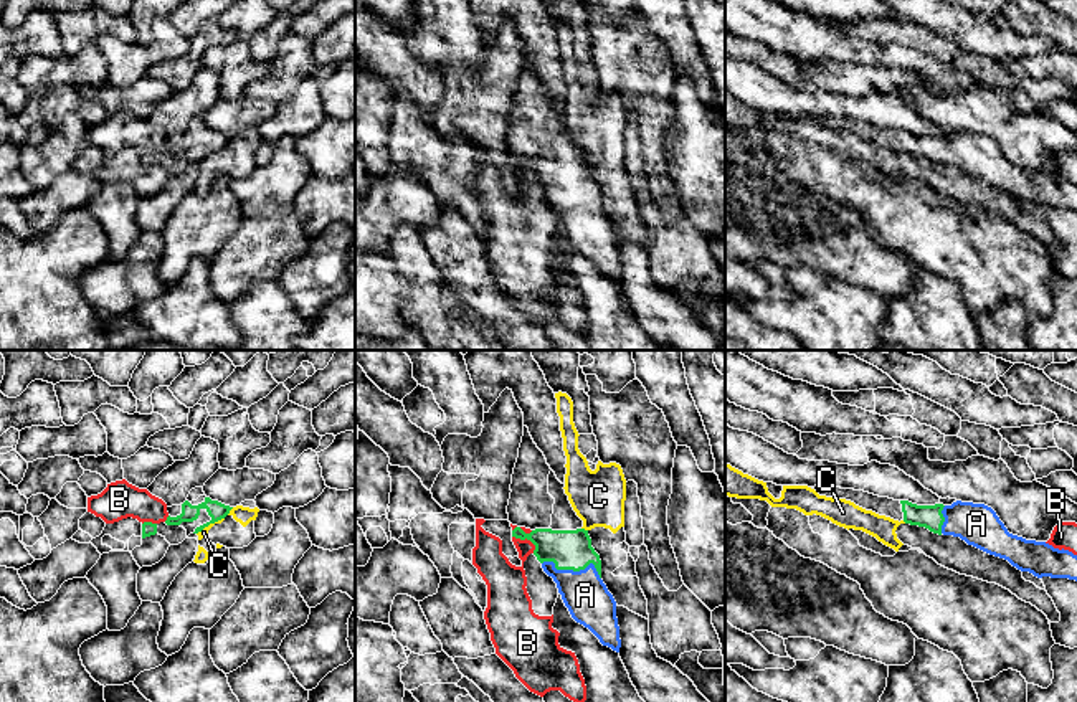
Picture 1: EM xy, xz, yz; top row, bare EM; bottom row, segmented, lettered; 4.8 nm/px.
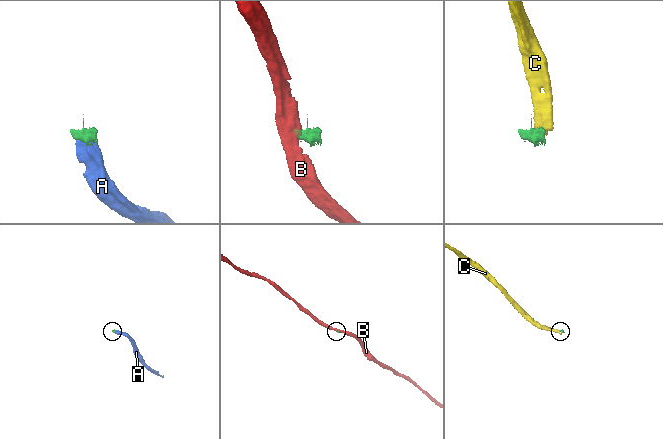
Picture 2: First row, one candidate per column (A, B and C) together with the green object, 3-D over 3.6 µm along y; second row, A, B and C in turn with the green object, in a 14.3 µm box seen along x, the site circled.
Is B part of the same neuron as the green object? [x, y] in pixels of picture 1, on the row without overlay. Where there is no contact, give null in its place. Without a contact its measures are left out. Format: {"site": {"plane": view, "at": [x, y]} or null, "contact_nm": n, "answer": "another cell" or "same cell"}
{"site": {"plane": "xz", "at": [527, 169]}, "contact_nm": 140, "answer": "another cell"}

